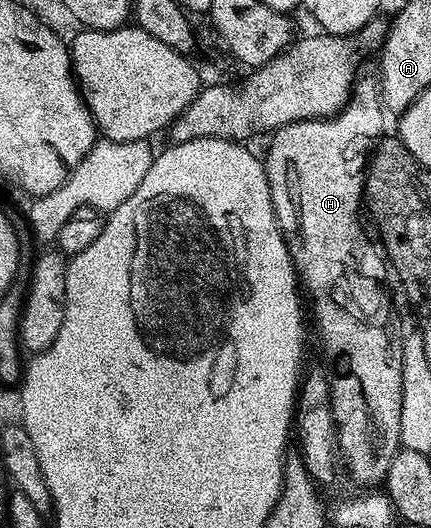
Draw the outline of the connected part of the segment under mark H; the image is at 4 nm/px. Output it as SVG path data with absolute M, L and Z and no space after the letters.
M361 75L357 79L348 105L335 116L322 120L303 120L287 124L271 133L272 149L262 163L268 173L270 198L274 206L280 233L288 247L292 264L296 268L303 295L312 303L310 320L316 323L324 356L332 367L330 387L332 389L332 417L336 423L336 443L341 457L348 459L348 472L352 480L360 486L380 486L387 481L390 462L394 462L400 443L402 430L402 360L396 360L396 348L388 344L388 336L380 332L376 316L368 308L356 308L356 288L352 284L364 284L356 280L352 272L352 235L356 232L356 215L362 212L362 184L348 173L348 160L344 151L351 140L380 132L384 128L386 109L380 95L377 77Z

